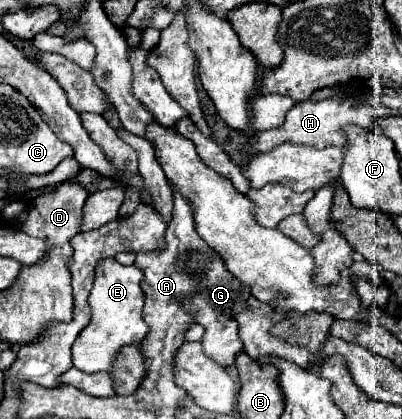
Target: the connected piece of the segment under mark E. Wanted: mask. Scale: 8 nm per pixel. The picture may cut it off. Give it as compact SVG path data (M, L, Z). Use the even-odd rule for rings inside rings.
M114 258L102 260L96 268L94 288L88 296L92 308L92 322L80 332L72 346L72 362L82 372L112 370L118 352L124 346L138 346L148 336L148 324L142 318L144 292L140 288L144 274L136 266L122 266Z

